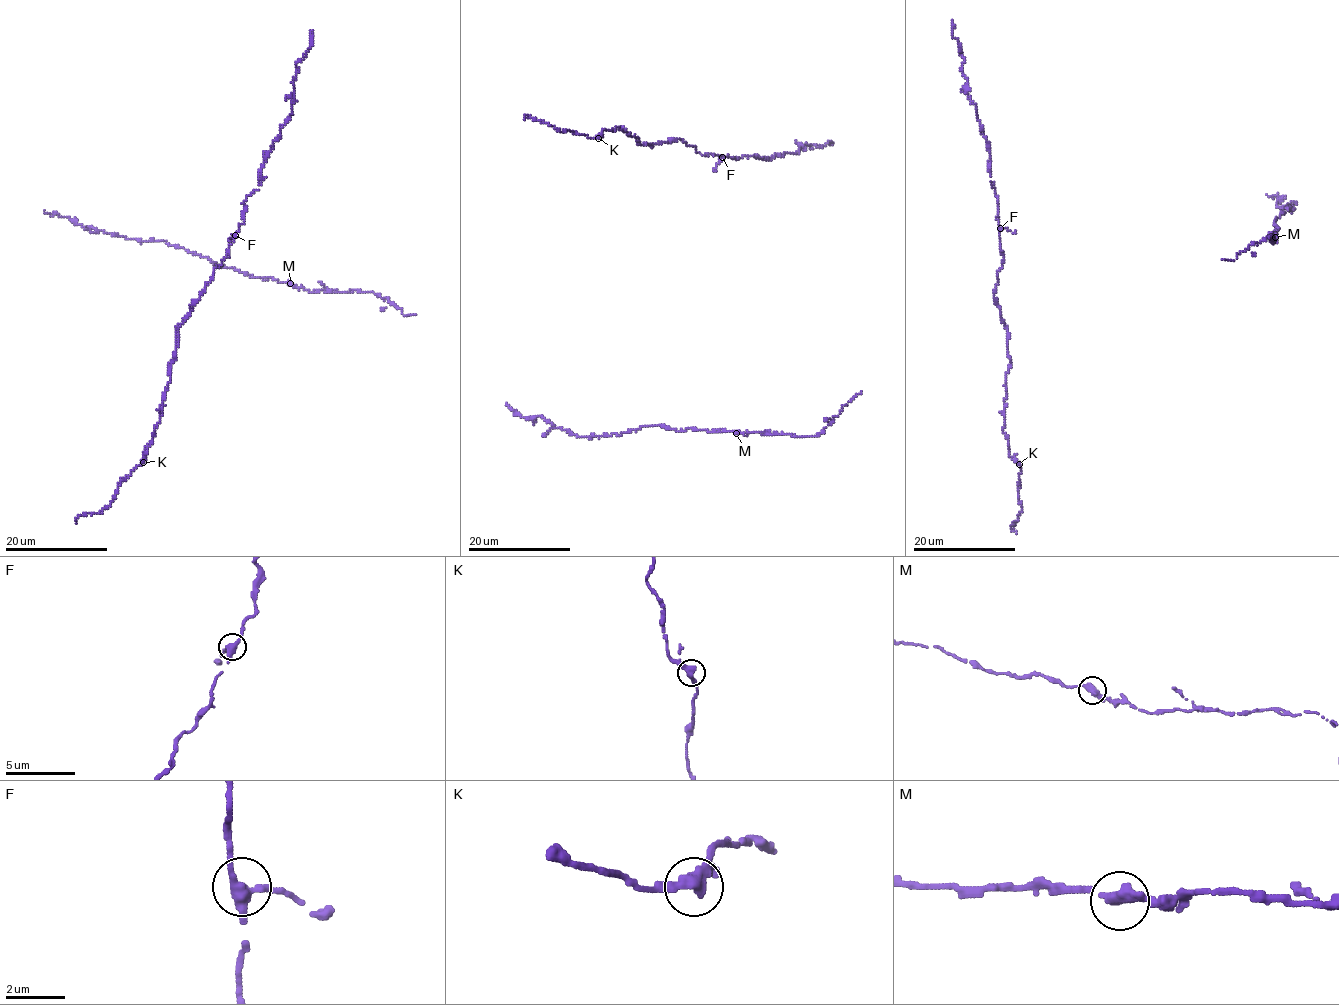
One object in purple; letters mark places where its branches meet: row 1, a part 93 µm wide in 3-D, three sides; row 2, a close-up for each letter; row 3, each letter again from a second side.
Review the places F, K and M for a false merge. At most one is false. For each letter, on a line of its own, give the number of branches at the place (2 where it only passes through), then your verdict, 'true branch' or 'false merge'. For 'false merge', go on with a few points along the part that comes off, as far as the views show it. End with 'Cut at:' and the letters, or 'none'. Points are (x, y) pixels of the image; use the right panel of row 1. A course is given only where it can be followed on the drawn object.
F: 2 | true branch
K: 2 | true branch
M: 2 | false merge | (1275, 237), (1272, 243), (1270, 236), (1254, 243), (1238, 253), (1234, 260), (1221, 260)
Cut at: M

